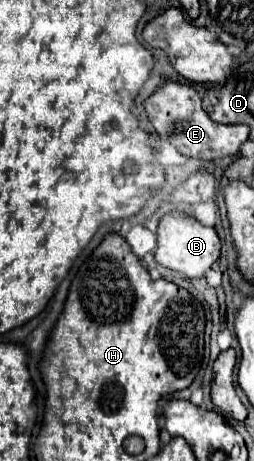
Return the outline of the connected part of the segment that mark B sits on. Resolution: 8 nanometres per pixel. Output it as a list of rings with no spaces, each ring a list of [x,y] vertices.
[[[173,210],[159,220],[155,260],[161,266],[171,268],[187,278],[201,278],[219,260],[219,256],[221,256],[221,240],[215,228],[203,226],[199,220],[179,210]]]

